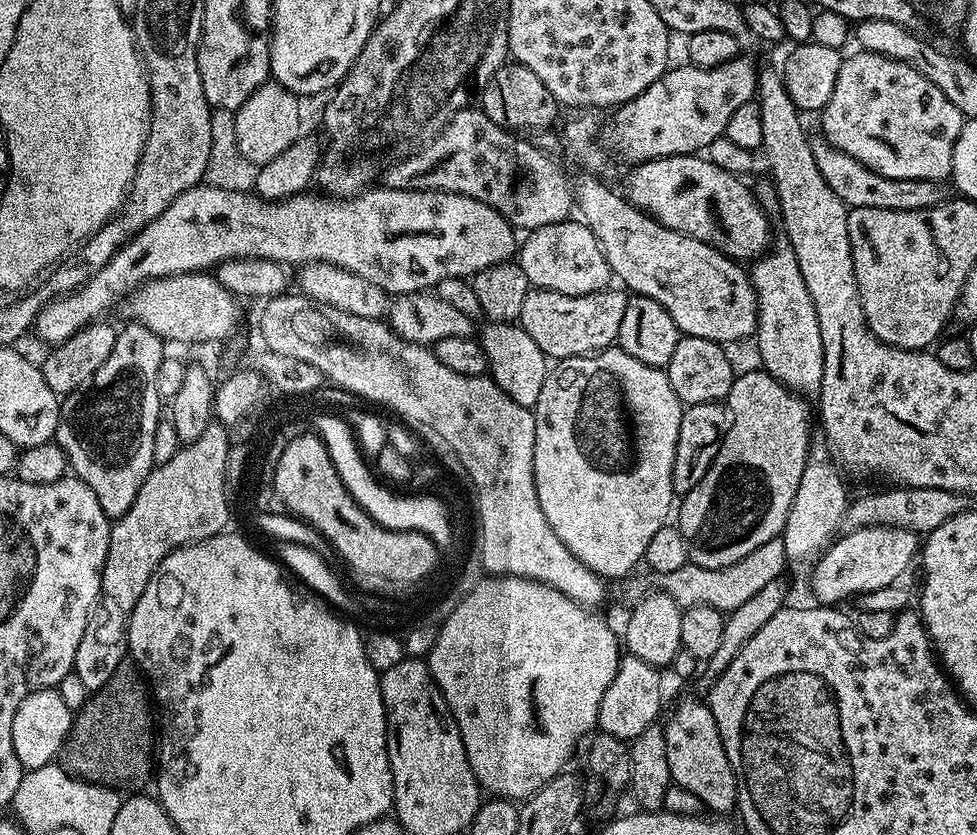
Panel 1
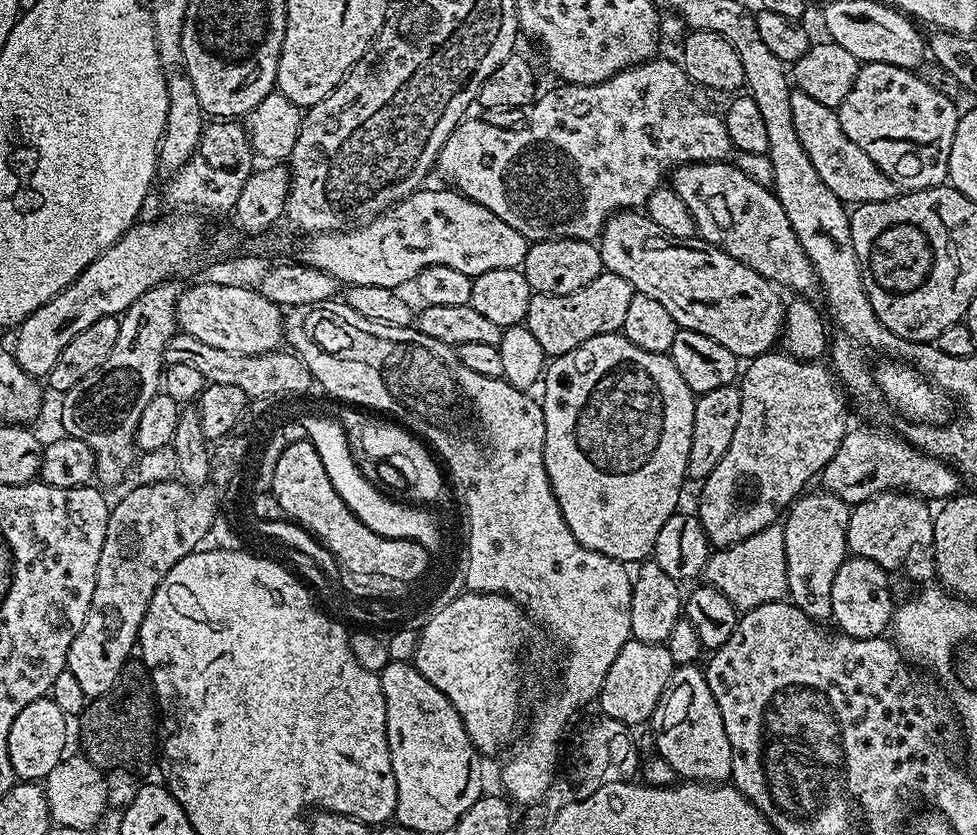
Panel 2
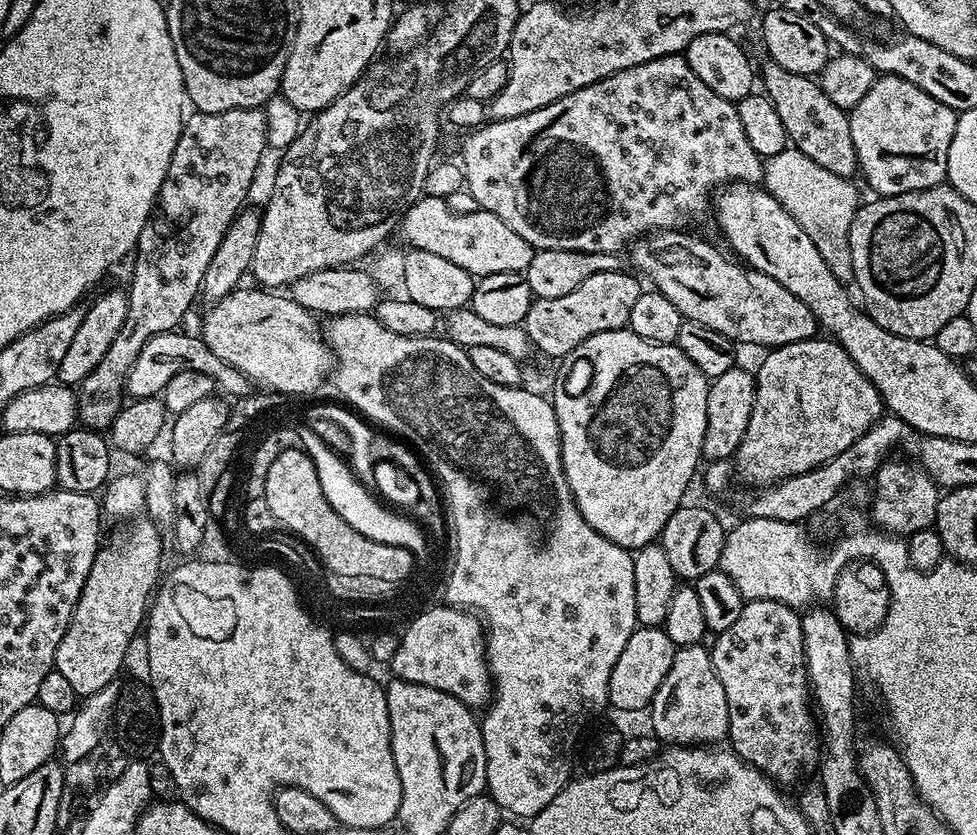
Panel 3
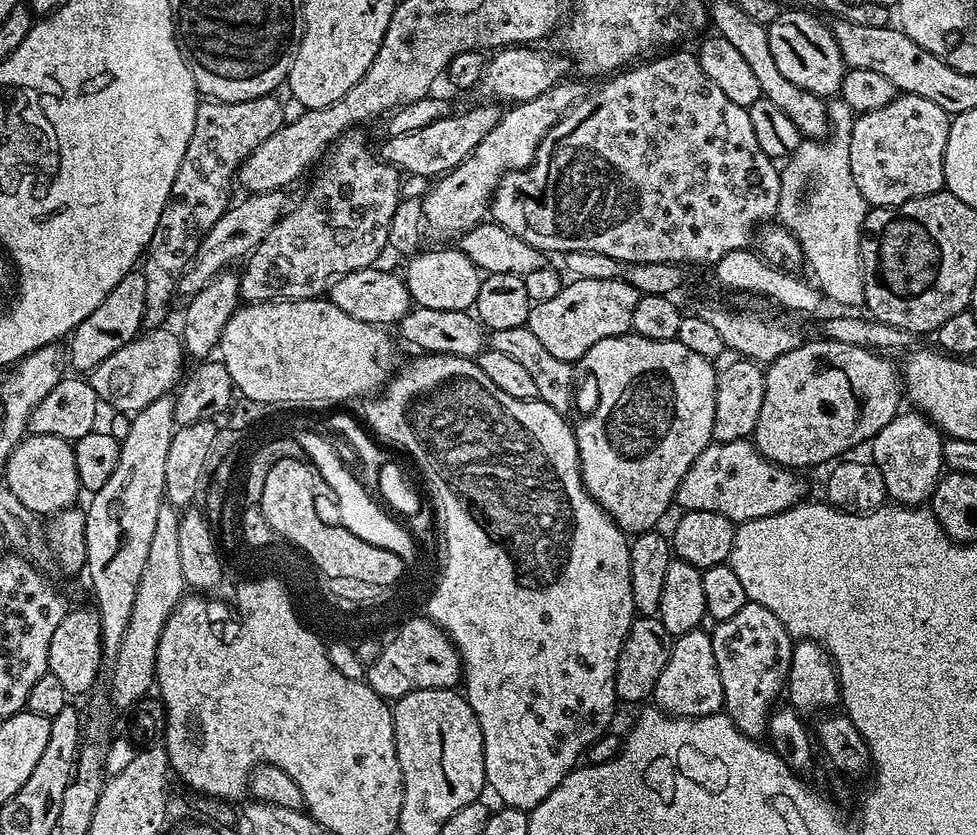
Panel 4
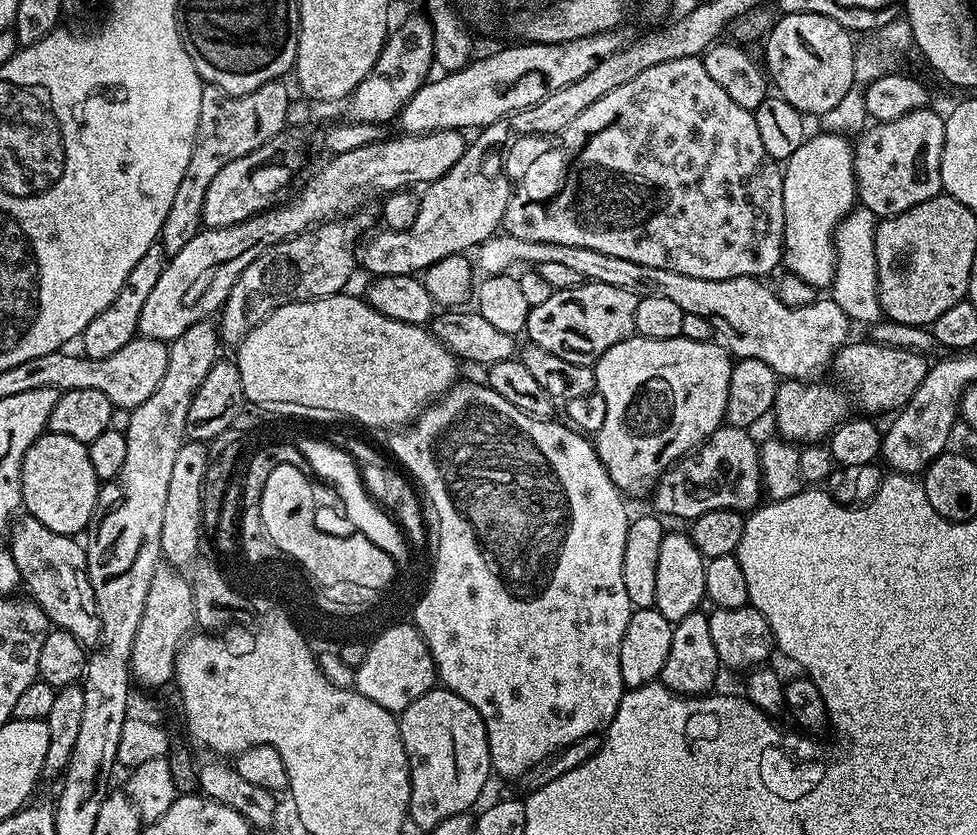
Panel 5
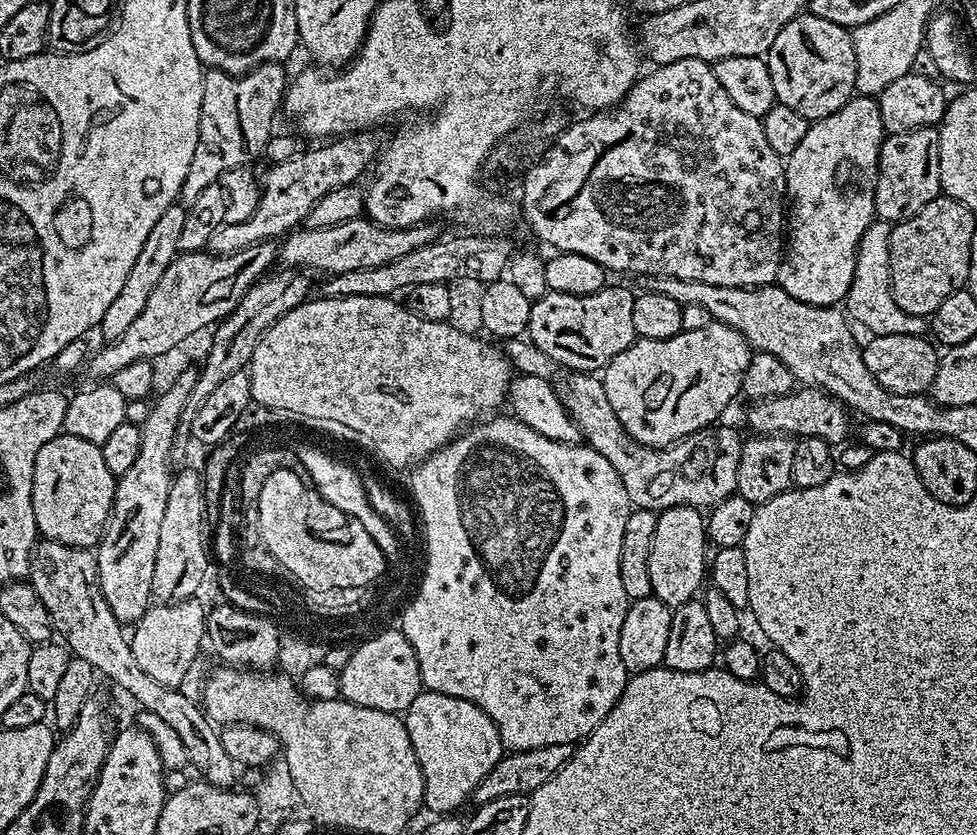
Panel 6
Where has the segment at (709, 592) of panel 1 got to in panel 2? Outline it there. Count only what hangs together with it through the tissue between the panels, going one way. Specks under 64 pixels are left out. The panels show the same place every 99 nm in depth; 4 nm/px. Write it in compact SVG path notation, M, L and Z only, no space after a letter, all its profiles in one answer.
M779 523L772 524L766 530L758 530L758 534L750 534L750 538L742 538L742 542L734 546L713 551L702 576L707 583L722 590L722 594L726 594L726 598L730 598L738 610L784 600L788 591L788 579L783 527Z

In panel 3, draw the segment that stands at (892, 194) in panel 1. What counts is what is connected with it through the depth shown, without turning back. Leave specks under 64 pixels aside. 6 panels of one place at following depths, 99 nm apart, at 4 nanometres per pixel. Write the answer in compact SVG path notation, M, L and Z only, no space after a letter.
M765 59L763 63L764 65L761 68L759 65L758 68L758 76L762 84L764 80L762 92L768 97L774 106L774 110L778 110L778 118L782 118L782 126L786 126L786 134L791 147L796 148L802 154L806 154L806 158L818 162L818 166L822 166L822 170L830 170L830 174L838 174L845 178L855 177L858 172L858 165L854 142L850 138L849 113L843 108L834 106L834 102L830 102L830 98L826 98L826 94L822 94L819 83L813 77L790 74L790 70L782 70L782 66L778 66L773 60Z

